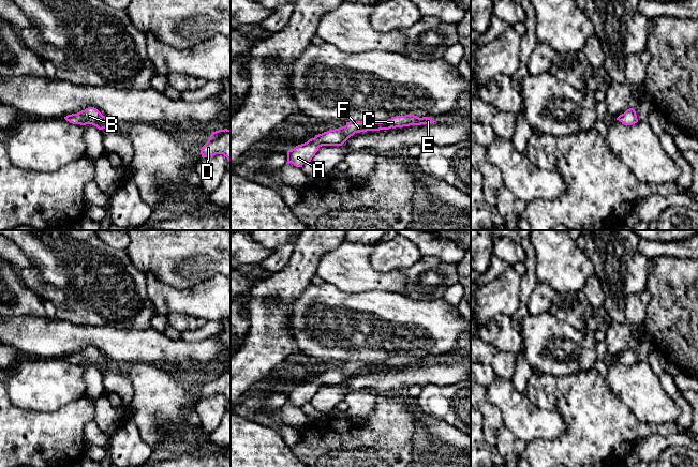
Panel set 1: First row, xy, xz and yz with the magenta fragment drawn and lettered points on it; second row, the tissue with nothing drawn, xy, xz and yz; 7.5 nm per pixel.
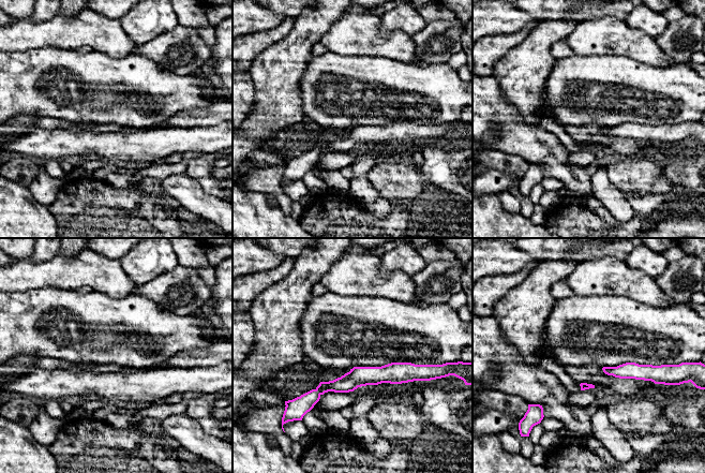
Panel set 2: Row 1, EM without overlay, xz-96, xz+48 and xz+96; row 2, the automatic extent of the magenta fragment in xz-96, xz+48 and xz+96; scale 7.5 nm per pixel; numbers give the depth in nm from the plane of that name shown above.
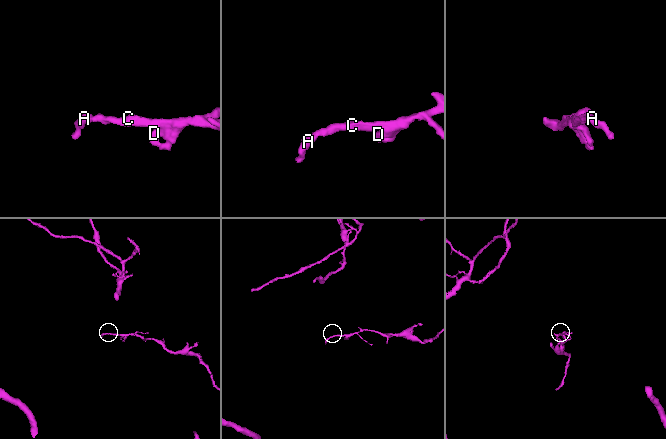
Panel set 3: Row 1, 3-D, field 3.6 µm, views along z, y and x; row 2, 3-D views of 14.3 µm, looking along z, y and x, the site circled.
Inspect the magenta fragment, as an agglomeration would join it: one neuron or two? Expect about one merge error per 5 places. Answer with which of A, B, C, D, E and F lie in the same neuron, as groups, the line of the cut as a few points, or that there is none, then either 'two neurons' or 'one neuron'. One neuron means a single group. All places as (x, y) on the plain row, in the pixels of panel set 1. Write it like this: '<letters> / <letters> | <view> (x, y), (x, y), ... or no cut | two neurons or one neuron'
A B C D E F | no cut | one neuron

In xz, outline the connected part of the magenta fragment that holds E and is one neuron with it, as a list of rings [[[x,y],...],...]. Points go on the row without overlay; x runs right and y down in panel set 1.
[[[414,355],[396,356],[382,362],[350,361],[345,366],[329,370],[315,375],[307,382],[296,386],[287,391],[287,402],[296,407],[302,407],[303,404],[311,402],[312,397],[322,386],[342,386],[355,373],[367,371],[389,370],[410,365],[430,364],[436,361],[429,357],[419,358]]]

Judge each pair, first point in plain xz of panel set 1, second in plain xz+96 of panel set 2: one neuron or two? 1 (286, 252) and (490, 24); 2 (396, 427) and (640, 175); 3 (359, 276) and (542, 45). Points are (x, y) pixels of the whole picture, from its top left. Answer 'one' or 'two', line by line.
1: two
2: one
3: two

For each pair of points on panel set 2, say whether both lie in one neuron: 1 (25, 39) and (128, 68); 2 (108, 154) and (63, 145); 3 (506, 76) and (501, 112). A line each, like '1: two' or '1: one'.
1: two
2: one
3: two

